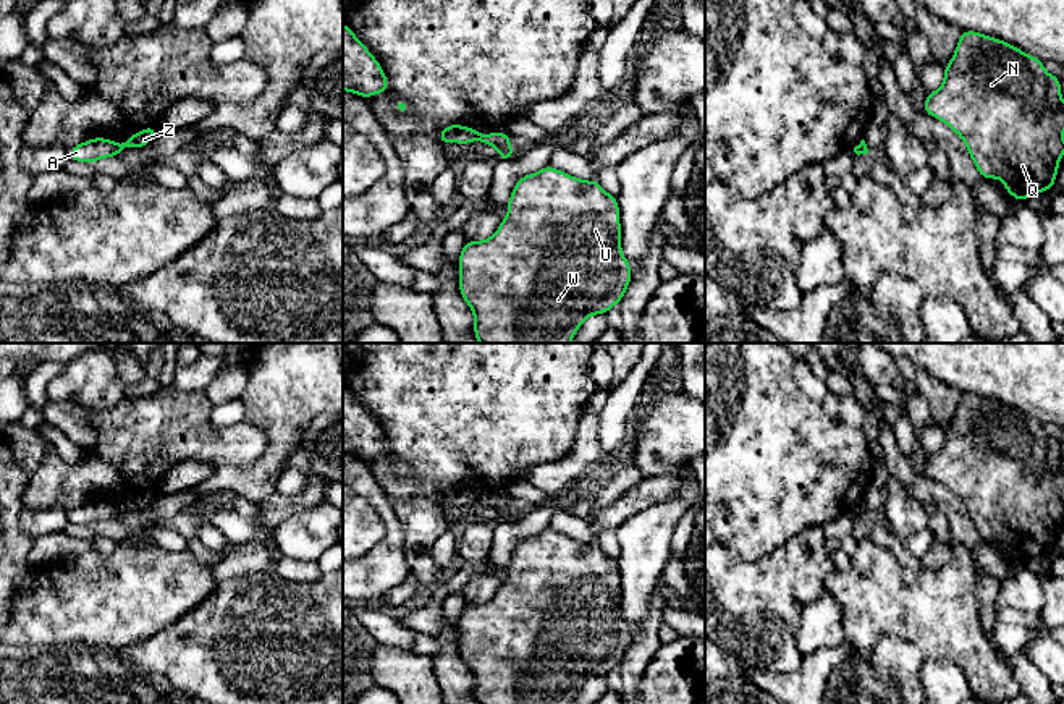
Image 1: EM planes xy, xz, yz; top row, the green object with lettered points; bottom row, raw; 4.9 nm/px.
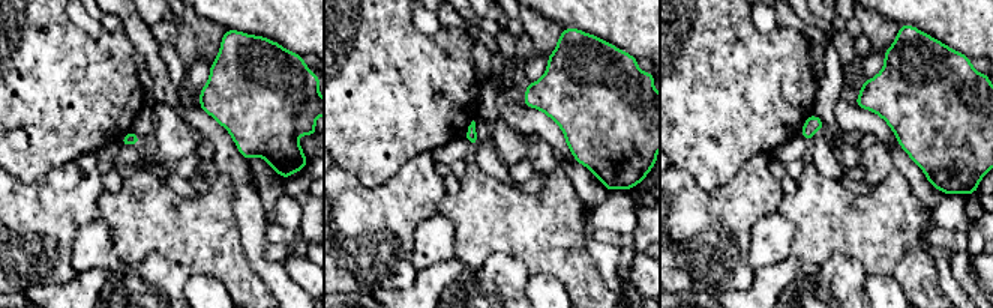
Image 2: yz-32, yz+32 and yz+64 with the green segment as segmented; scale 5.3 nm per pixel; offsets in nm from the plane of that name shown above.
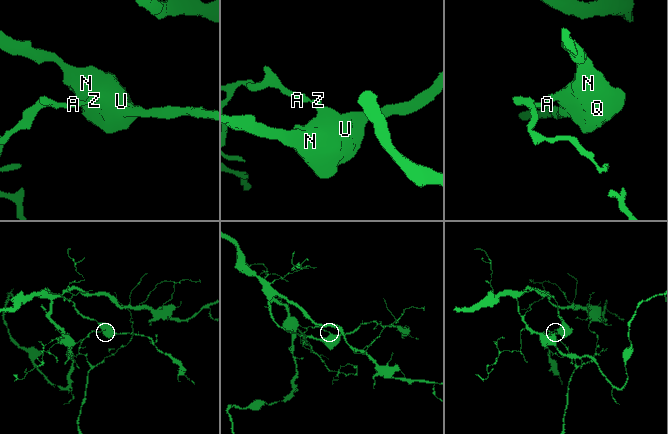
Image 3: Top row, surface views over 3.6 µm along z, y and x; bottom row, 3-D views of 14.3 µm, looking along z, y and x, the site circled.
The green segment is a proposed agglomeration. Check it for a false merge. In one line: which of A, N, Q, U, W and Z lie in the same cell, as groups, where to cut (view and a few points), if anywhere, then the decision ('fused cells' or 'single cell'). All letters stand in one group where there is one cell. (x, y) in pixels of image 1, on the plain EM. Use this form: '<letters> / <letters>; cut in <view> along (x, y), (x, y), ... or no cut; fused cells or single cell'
A / N Q U W Z; cut in xy along (118, 507), (122, 512); fused cells

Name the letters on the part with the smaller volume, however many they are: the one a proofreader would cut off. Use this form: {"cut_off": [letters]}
{"cut_off": ["A"]}

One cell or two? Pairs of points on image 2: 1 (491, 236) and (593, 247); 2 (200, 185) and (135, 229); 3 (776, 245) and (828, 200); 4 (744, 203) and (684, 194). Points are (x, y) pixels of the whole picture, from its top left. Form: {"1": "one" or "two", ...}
{"1": "two", "2": "two", "3": "two", "4": "one"}

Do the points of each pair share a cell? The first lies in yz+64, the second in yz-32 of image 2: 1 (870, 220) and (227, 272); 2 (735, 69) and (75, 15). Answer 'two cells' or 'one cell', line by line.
1: one cell
2: two cells

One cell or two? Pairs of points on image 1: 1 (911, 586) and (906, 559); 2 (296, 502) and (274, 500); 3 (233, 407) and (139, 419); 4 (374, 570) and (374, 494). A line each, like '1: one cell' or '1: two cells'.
1: two cells
2: one cell
3: two cells
4: one cell

